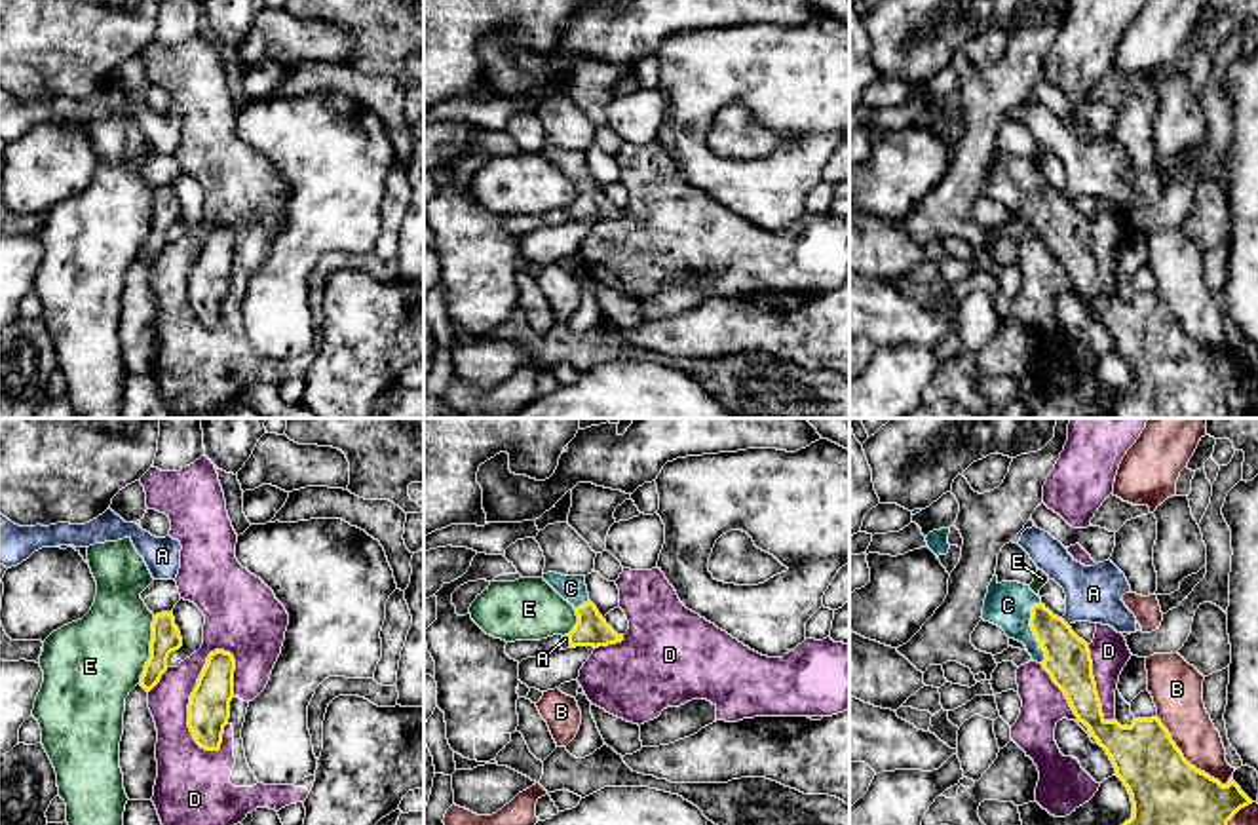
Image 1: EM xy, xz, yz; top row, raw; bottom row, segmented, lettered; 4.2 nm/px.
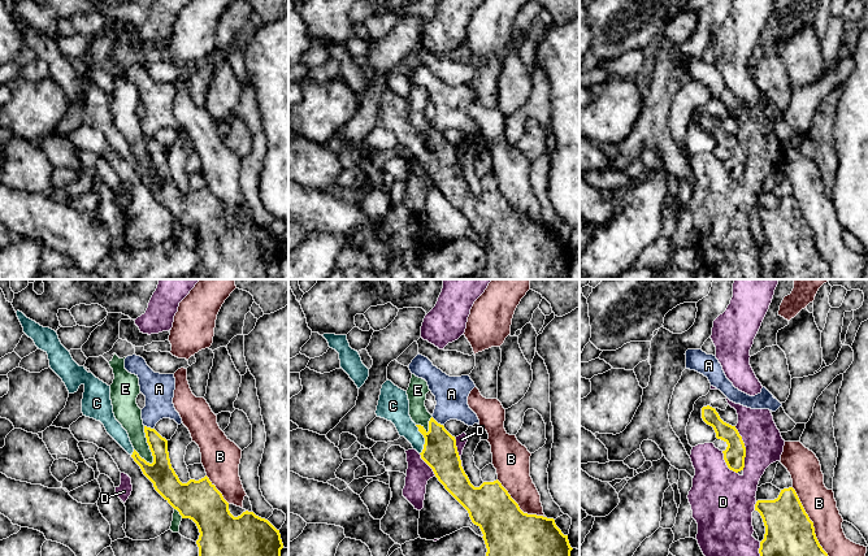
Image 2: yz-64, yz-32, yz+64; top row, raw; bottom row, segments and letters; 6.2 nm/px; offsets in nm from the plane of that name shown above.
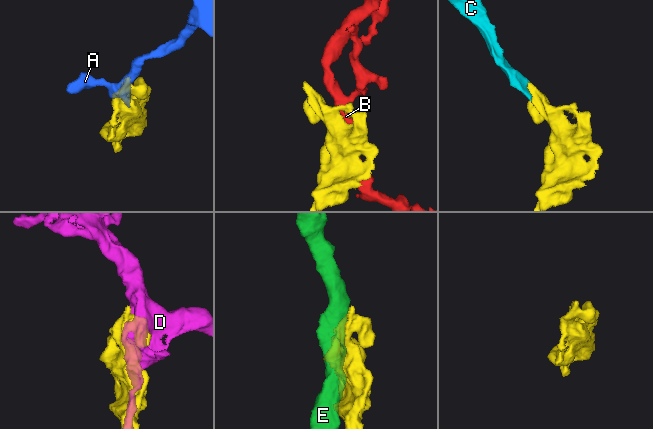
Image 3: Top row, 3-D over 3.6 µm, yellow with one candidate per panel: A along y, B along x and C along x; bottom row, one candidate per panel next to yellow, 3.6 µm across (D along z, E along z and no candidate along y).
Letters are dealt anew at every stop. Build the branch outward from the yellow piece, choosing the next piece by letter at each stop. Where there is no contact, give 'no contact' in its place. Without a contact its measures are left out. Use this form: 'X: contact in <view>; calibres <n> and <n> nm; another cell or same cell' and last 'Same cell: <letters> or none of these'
A: contact in yz; calibres 190 and 240 nm; another cell
B: contact in yz; calibres 400 and 200 nm; another cell
C: contact in yz; calibres 190 and 200 nm; same cell
D: contact in xy; calibres 180 and 190 nm; another cell
E: contact in xy; calibres 130 and 380 nm; another cell
Same cell: C

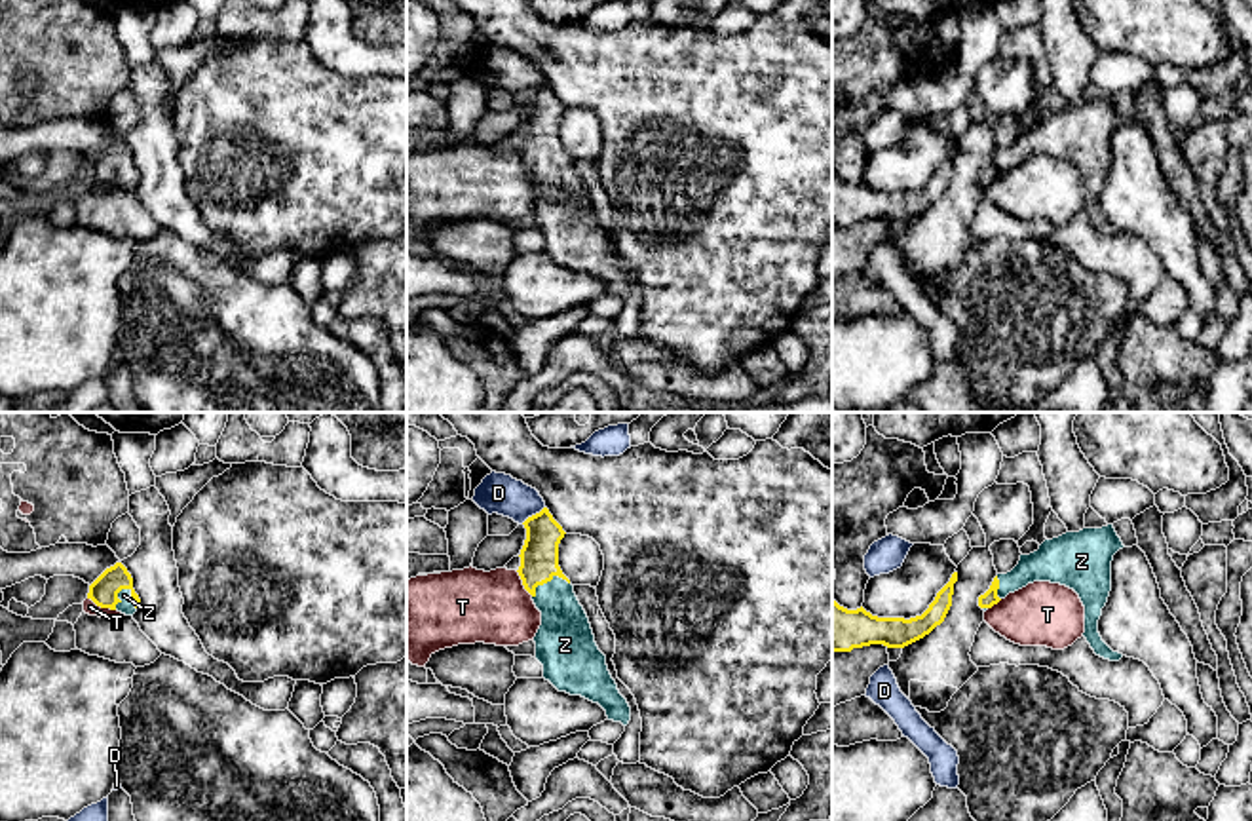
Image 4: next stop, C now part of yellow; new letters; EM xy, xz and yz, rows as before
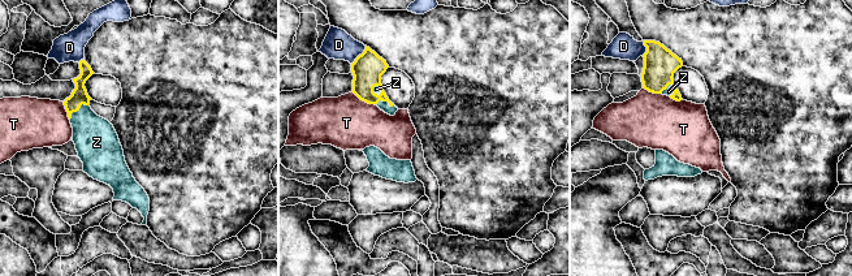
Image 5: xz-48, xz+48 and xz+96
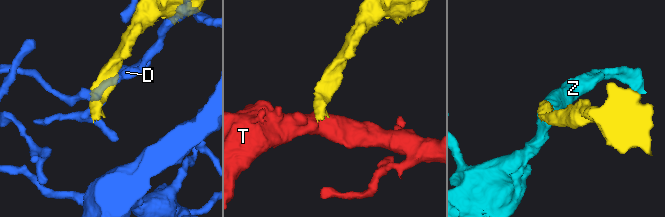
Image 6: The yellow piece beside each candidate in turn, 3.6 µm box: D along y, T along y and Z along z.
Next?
D: contact in xz; calibres 160 and 170 nm; another cell
T: contact in xy; calibres 120 and 60 nm; another cell
Z: contact in xy; calibres 120 and 70 nm; same cell
Same cell: Z

